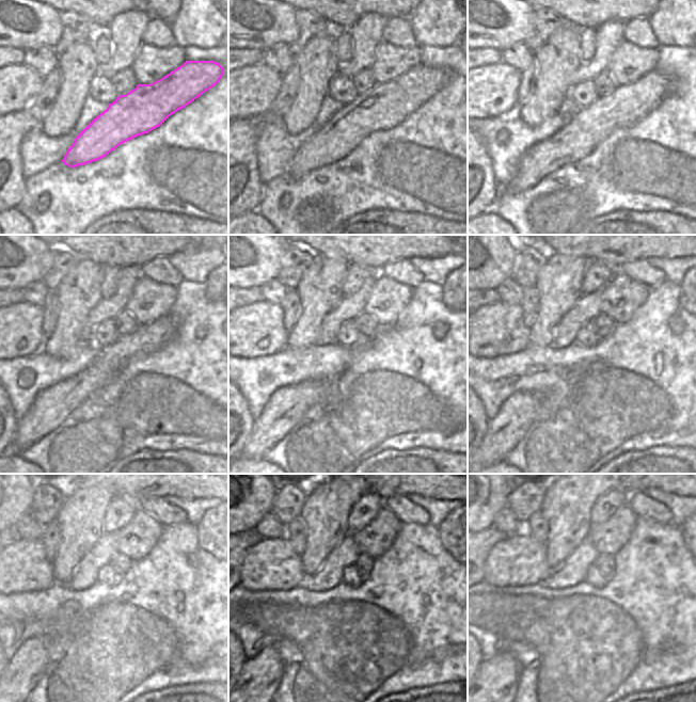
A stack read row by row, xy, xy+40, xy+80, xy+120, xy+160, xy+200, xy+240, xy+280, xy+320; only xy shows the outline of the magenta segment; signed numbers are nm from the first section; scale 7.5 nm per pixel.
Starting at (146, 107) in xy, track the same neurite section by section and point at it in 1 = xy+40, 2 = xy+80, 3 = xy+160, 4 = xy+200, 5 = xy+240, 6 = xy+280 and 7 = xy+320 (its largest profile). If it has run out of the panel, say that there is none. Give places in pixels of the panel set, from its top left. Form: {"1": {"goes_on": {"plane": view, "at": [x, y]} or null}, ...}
{"1": {"goes_on": {"plane": "xy+40", "at": [385, 106]}}, "2": {"goes_on": {"plane": "xy+80", "at": [627, 105]}}, "3": {"goes_on": {"plane": "xy+160", "at": [286, 407]}}, "4": {"goes_on": {"plane": "xy+200", "at": [515, 417]}}, "5": {"goes_on": {"plane": "xy+240", "at": [22, 672]}}, "6": {"goes_on": {"plane": "xy+280", "at": [259, 676]}}, "7": {"goes_on": {"plane": "xy+320", "at": [494, 687]}}}

